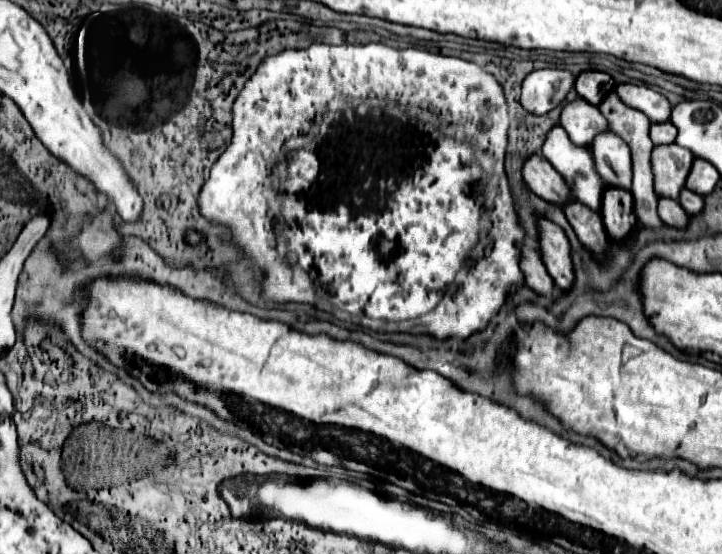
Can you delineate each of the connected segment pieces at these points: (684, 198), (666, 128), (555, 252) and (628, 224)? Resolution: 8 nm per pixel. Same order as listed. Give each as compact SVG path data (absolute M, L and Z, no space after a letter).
M681 189L681 195L679 195L679 205L689 213L689 215L695 215L703 209L703 197L689 191L689 189Z
M665 121L665 123L653 123L651 127L651 139L655 145L665 145L665 143L673 143L675 137L677 137L677 129L671 121Z
M537 217L537 233L541 245L541 259L553 279L553 283L567 291L573 283L573 265L569 257L569 241L559 225L549 221L547 217Z
M607 187L603 191L601 199L601 211L599 211L605 231L611 239L623 239L627 233L635 227L635 215L633 215L633 197L629 191L621 187Z

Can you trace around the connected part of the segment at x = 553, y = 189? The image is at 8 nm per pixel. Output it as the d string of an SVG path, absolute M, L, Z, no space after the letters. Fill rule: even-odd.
M533 153L531 157L527 157L521 173L523 173L527 187L541 199L557 203L557 205L565 205L567 201L571 201L571 191L569 191L567 183L553 169L553 165L547 159L543 159L541 155Z

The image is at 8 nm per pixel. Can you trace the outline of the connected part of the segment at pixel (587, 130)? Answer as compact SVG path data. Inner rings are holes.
M581 97L563 107L559 125L567 131L569 139L579 147L589 147L597 133L607 131L607 123L601 111L591 103L585 103L585 99Z

